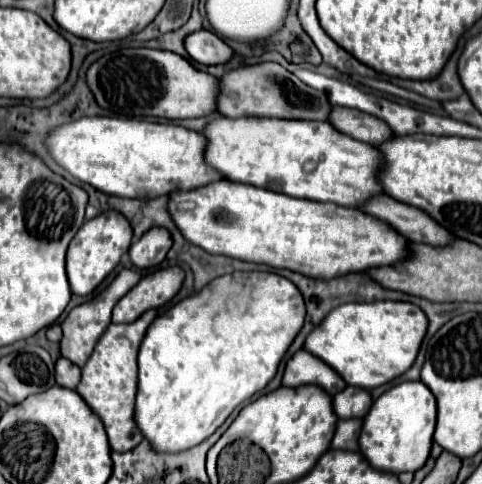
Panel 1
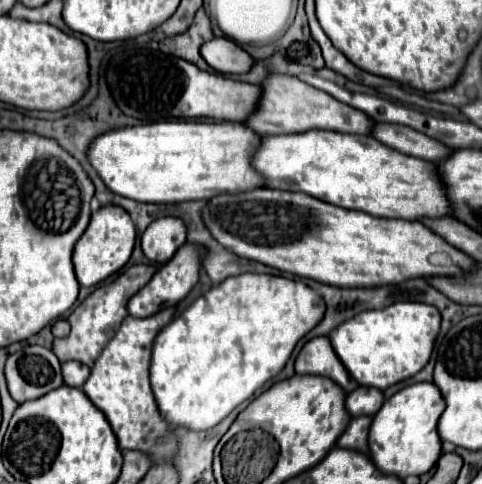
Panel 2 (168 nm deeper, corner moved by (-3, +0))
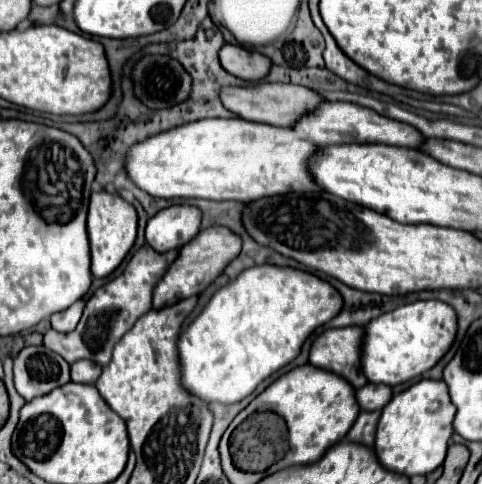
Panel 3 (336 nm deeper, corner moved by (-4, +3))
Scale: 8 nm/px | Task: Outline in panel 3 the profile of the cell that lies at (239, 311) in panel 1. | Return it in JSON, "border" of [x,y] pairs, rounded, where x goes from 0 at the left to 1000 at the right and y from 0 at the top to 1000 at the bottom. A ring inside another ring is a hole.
{"border":[[[525,550],[504,558],[483,583],[463,591],[371,698],[371,740],[380,798],[425,831],[483,835],[517,818],[550,781],[595,756],[624,727],[629,707],[670,669],[703,649],[712,616],[662,570],[604,550]]]}

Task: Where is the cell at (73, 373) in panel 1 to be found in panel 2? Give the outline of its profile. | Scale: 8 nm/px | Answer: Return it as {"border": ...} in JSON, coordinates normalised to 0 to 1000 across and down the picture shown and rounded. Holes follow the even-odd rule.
{"border":[[[137,746],[137,750],[129,750],[129,775],[133,775],[137,795],[170,800],[187,775],[187,762],[162,746]]]}

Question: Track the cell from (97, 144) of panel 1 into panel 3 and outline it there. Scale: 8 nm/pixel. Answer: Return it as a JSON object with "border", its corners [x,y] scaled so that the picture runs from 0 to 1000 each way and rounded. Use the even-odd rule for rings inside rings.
{"border":[[[429,244],[429,248],[409,248],[409,252],[396,252],[396,256],[380,256],[371,264],[359,264],[359,269],[346,269],[346,273],[334,273],[334,277],[322,277],[313,285],[305,285],[301,293],[293,298],[280,298],[268,318],[263,318],[263,335],[259,335],[259,347],[263,347],[263,360],[268,368],[293,388],[301,393],[305,401],[313,405],[330,405],[330,409],[429,409],[429,413],[492,413],[492,417],[525,417],[525,413],[537,413],[546,405],[571,405],[571,401],[600,401],[600,397],[662,397],[666,384],[654,376],[654,368],[645,364],[645,351],[641,351],[641,331],[649,322],[658,322],[666,314],[666,306],[645,293],[645,289],[624,289],[624,281],[608,269],[608,264],[575,264],[575,260],[558,260],[558,256],[533,256],[533,252],[512,252],[504,244]]]}

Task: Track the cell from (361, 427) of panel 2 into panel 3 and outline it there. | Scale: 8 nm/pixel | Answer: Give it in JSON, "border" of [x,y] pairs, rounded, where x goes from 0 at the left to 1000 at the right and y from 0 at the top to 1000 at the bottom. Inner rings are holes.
{"border":[[[749,851],[716,905],[728,913],[757,917],[757,921],[774,921],[786,860],[790,860],[790,851]]]}

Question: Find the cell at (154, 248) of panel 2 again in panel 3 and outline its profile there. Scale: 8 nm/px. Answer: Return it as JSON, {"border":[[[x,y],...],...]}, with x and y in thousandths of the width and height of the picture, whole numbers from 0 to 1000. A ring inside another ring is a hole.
{"border":[[[363,421],[309,450],[301,471],[305,504],[326,521],[376,512],[396,500],[417,467],[417,434],[392,421]]]}

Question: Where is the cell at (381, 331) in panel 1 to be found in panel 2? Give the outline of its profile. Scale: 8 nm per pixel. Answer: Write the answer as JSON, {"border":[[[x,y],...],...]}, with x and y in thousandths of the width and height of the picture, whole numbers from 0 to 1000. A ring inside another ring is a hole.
{"border":[[[863,622],[817,626],[797,638],[751,643],[685,684],[680,700],[693,729],[743,795],[801,804],[826,787],[863,775],[892,742],[900,700],[913,684],[913,647],[905,634]]]}

